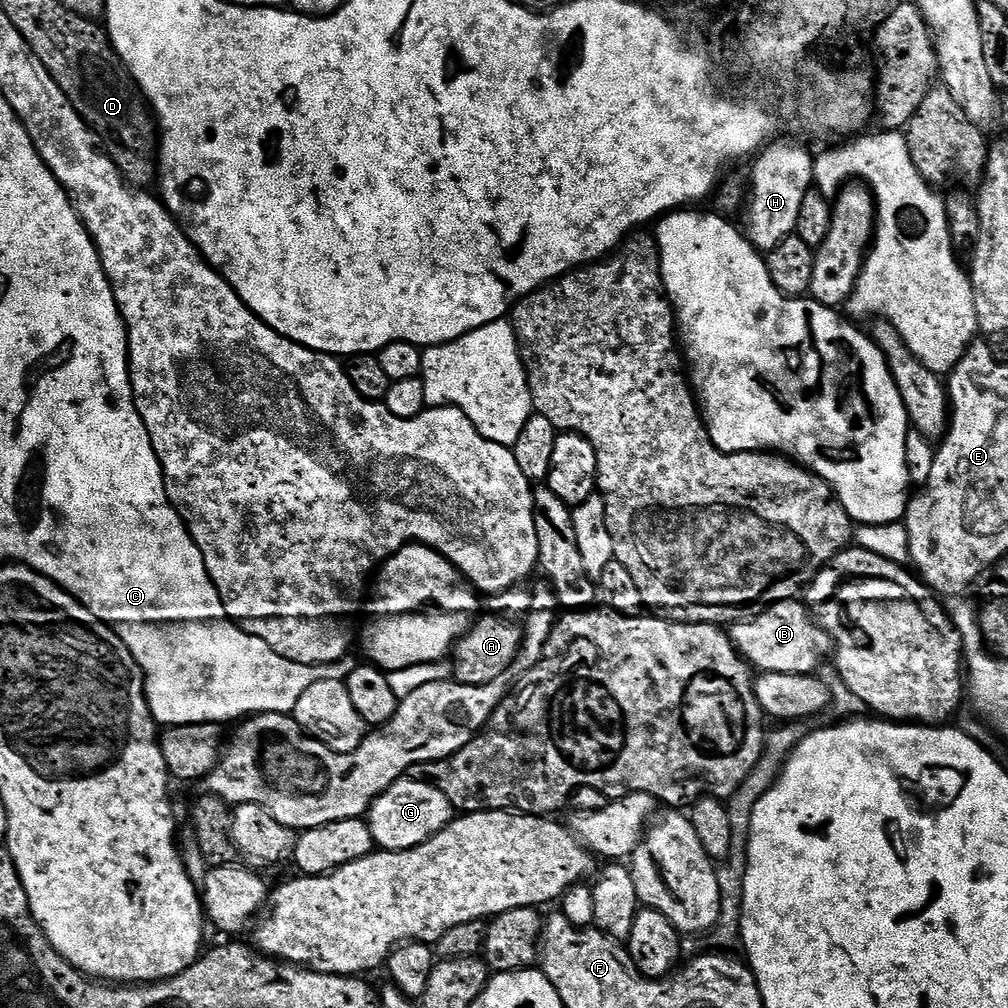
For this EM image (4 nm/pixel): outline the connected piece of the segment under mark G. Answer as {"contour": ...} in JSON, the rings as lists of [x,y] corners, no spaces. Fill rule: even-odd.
{"contour":[[[401,778],[372,803],[366,817],[376,848],[385,852],[410,850],[438,834],[454,818],[452,803],[433,784]]]}

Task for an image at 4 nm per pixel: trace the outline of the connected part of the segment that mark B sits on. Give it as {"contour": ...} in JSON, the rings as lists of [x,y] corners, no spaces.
{"contour":[[[799,599],[783,600],[766,608],[762,614],[758,614],[752,620],[742,620],[738,624],[731,625],[730,635],[733,644],[736,645],[737,652],[748,661],[753,669],[760,672],[811,676],[822,663],[822,657],[820,657],[821,629],[818,627],[807,603],[801,602]]]}

